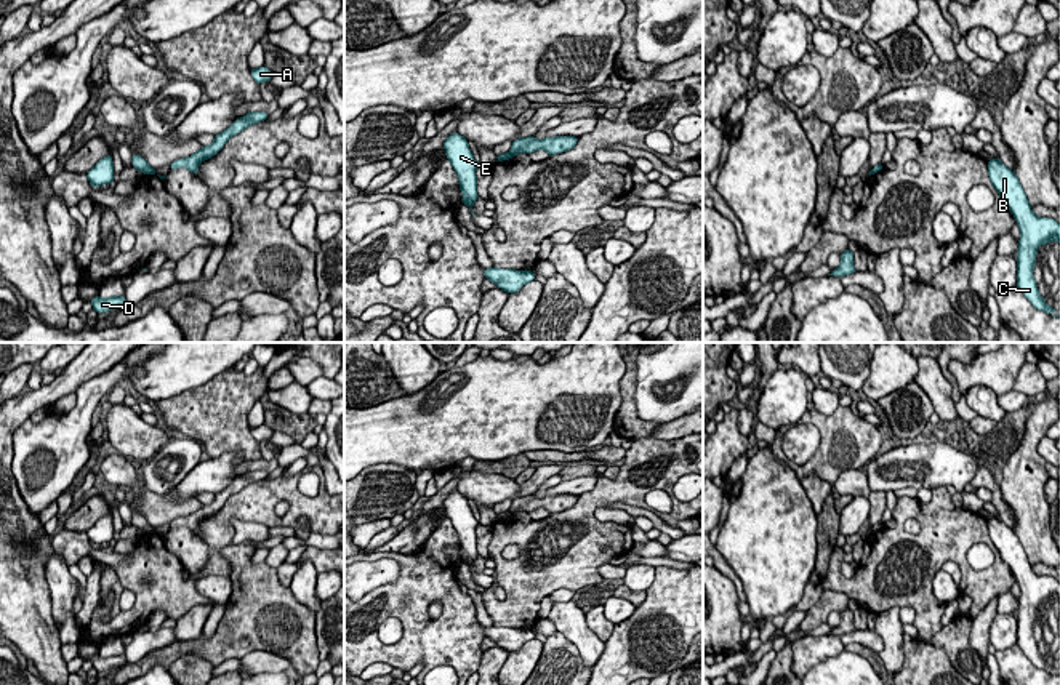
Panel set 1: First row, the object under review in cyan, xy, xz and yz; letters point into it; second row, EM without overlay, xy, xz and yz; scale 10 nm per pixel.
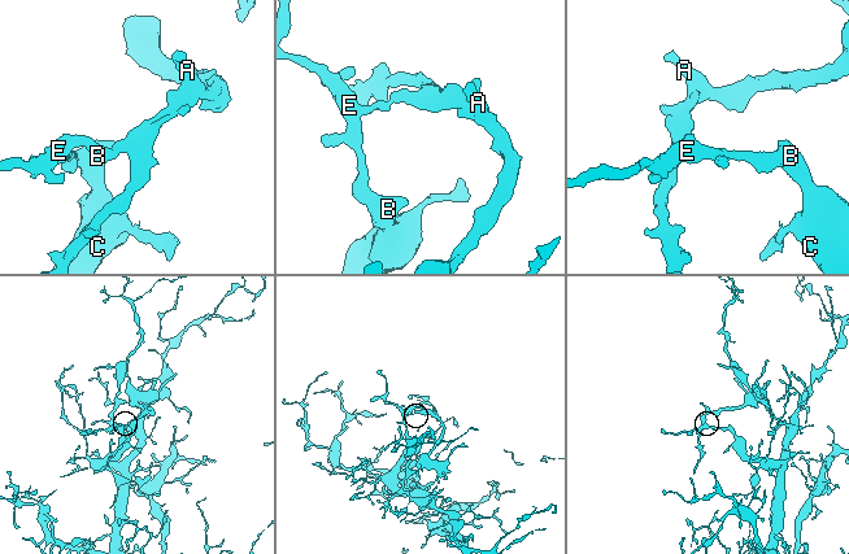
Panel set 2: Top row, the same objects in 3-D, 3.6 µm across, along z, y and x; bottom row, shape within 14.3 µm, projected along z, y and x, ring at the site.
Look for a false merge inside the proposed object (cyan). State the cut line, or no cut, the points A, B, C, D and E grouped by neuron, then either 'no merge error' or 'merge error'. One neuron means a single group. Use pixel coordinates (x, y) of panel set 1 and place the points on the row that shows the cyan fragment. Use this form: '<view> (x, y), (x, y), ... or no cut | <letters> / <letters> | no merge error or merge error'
xy (154, 170), (151, 173) | A D / B C E | merge error

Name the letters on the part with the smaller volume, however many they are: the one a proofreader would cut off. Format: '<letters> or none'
A, D

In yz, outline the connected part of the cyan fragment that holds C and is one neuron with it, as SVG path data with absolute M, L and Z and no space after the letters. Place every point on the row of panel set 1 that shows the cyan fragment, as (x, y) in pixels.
M999 158L988 160L988 176L1020 227L1017 286L1034 309L1044 310L1052 317L1060 317L1054 307L1047 306L1033 277L1038 246L1054 240L1060 242L1060 224L1052 218L1039 218L1033 213L1017 174Z

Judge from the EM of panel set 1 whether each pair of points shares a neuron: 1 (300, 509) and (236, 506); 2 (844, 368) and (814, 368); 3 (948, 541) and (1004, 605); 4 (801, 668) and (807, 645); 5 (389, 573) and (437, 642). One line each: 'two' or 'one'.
1: one
2: two
3: two
4: one
5: two

